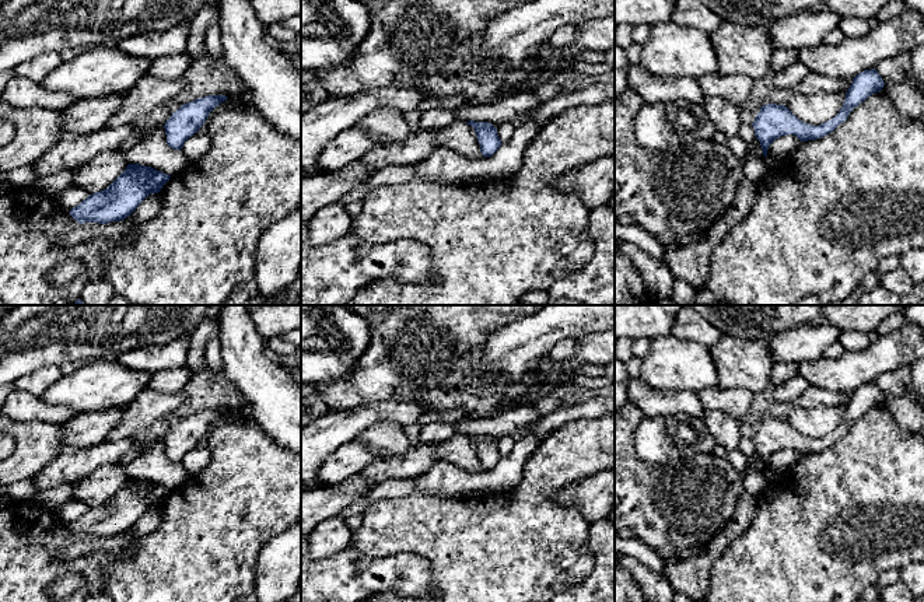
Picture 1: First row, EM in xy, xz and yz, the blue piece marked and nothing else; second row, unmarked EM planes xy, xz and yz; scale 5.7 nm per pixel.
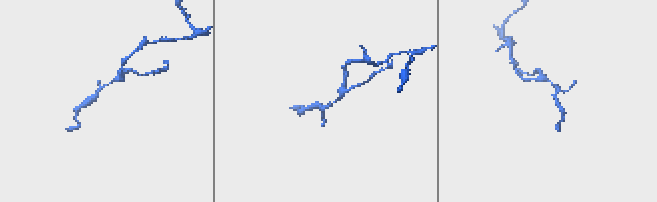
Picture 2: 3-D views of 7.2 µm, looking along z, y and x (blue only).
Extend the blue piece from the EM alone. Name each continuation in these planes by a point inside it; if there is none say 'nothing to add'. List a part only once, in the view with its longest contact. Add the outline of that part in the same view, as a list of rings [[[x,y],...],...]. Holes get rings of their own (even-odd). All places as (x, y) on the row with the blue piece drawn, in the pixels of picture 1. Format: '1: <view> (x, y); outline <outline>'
nothing to add

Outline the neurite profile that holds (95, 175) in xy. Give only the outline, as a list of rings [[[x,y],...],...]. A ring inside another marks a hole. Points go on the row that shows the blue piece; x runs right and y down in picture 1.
[[[106,150],[74,169],[73,182],[90,195],[106,189],[129,165],[119,150]]]

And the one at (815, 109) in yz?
[[[847,91],[839,94],[819,92],[815,95],[802,95],[795,92],[787,104],[787,108],[799,120],[819,126],[839,113],[844,104],[846,92]]]

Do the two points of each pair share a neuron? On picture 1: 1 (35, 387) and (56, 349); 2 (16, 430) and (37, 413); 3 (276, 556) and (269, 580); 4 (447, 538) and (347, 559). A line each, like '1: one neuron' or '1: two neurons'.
1: two neurons
2: two neurons
3: one neuron
4: two neurons

